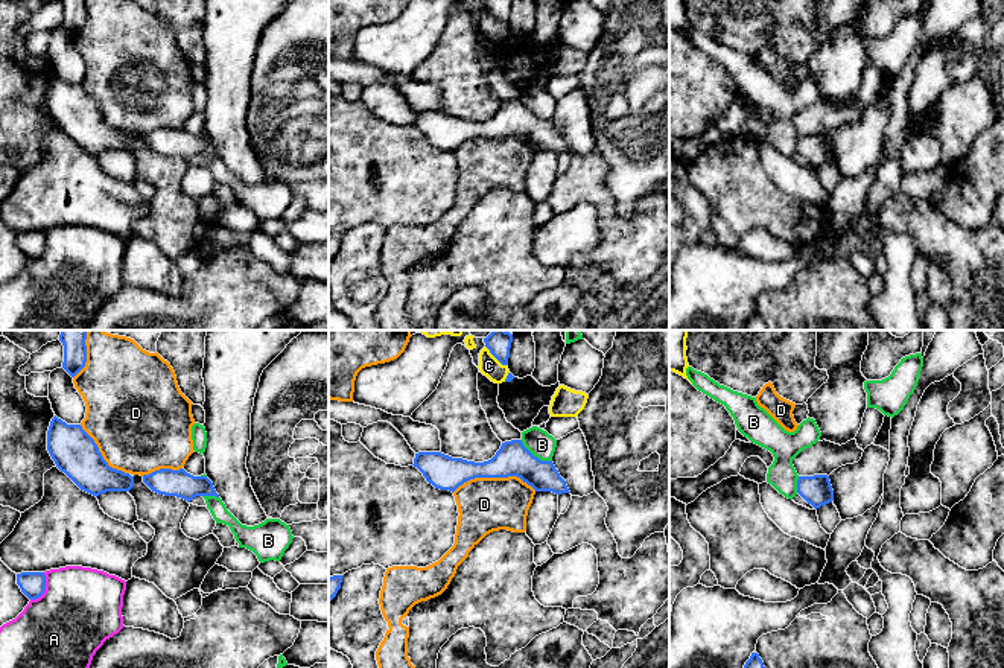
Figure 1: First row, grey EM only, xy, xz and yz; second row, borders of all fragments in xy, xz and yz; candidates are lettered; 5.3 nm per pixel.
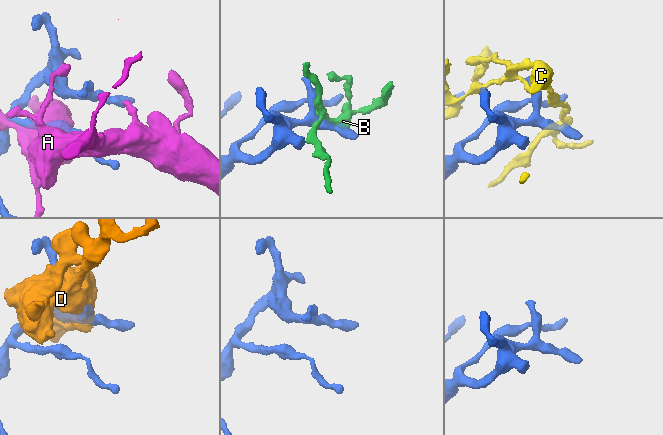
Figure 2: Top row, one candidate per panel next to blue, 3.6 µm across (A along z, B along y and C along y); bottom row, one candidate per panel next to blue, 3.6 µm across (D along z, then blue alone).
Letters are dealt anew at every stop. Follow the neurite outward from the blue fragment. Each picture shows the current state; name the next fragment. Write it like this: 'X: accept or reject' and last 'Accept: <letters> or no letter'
A: reject
B: reject
C: reject
D: reject
Accept: no letter

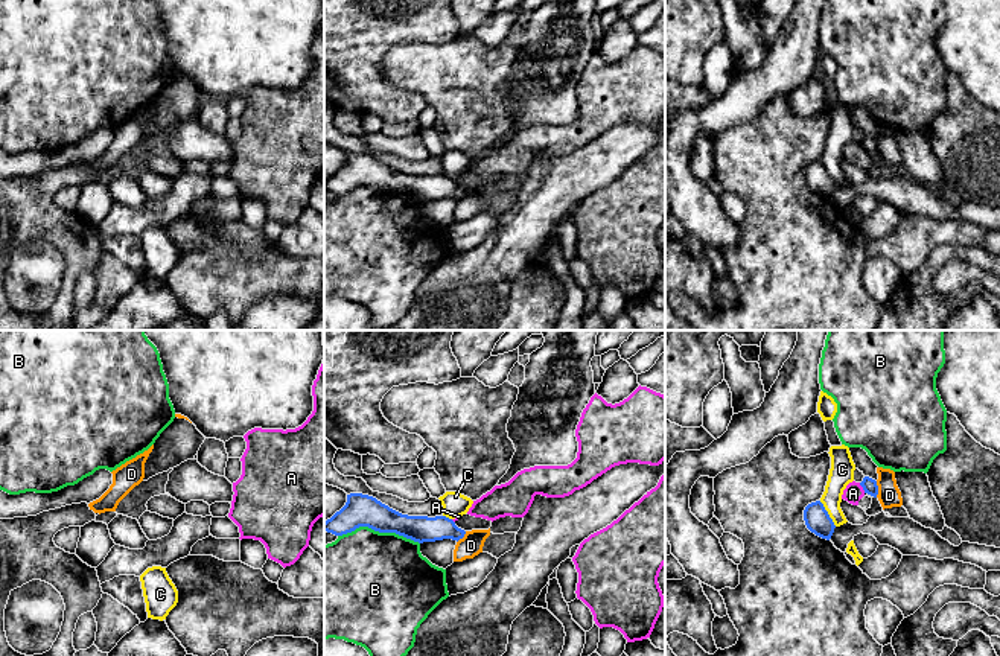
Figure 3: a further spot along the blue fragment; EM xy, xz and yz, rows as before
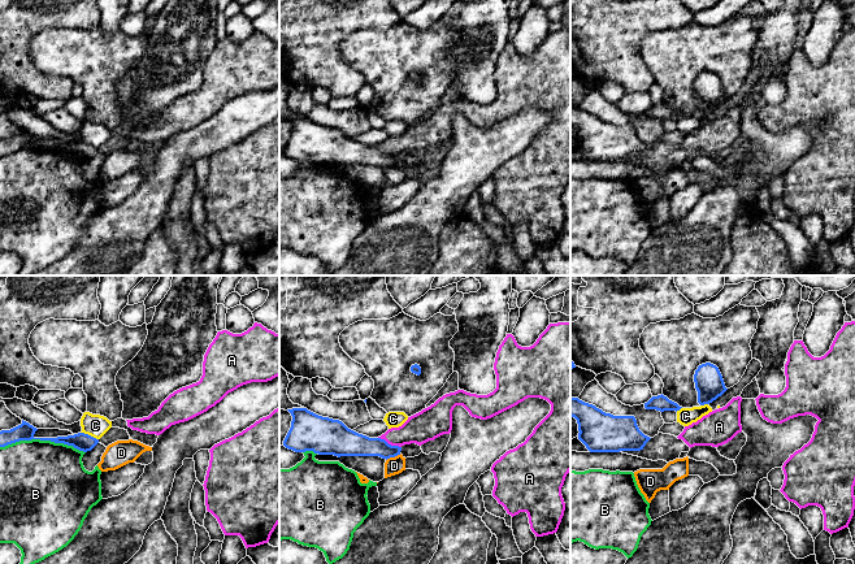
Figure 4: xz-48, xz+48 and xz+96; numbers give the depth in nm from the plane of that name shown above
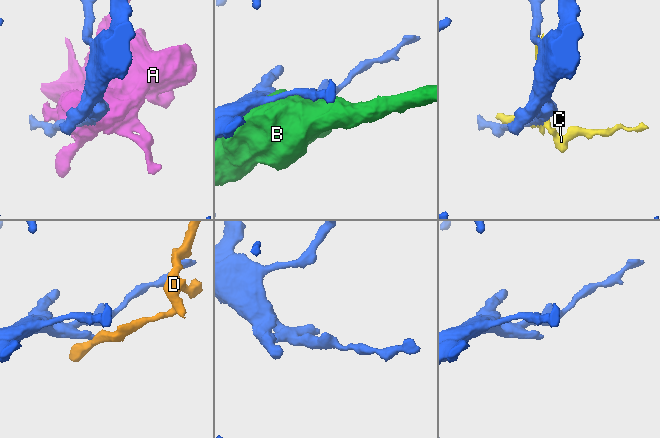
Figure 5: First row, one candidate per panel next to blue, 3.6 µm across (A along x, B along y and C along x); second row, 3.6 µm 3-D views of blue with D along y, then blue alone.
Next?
A: reject
B: reject
C: reject
D: accept
Accept: D

